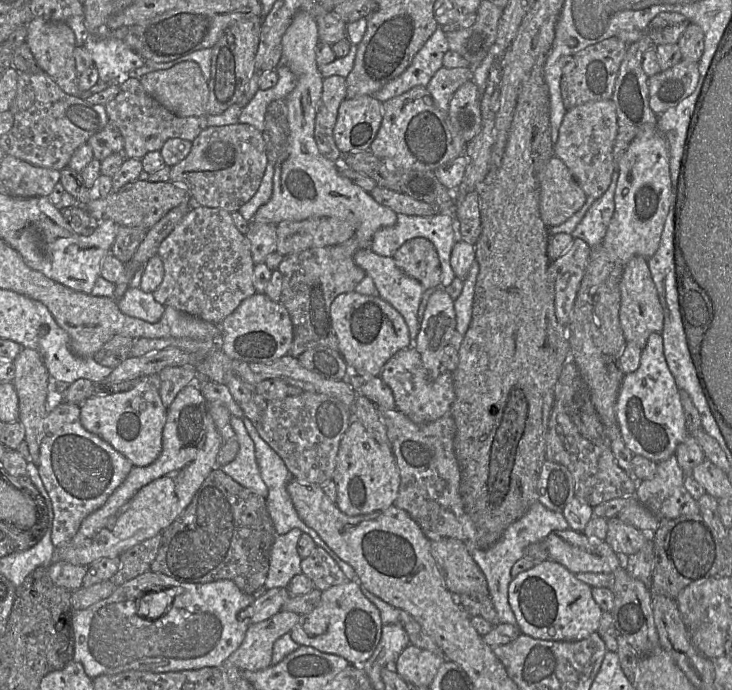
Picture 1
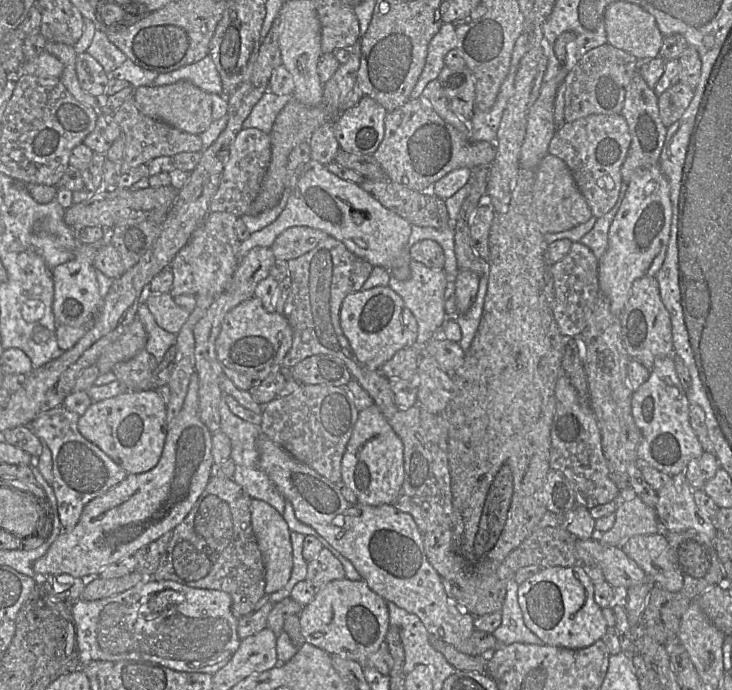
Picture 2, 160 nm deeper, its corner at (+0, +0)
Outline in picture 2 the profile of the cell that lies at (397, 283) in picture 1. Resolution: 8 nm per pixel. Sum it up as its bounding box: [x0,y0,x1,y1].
[388,260,448,346]

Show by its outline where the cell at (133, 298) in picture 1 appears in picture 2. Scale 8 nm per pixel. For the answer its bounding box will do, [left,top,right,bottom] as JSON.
[137,303,177,363]

